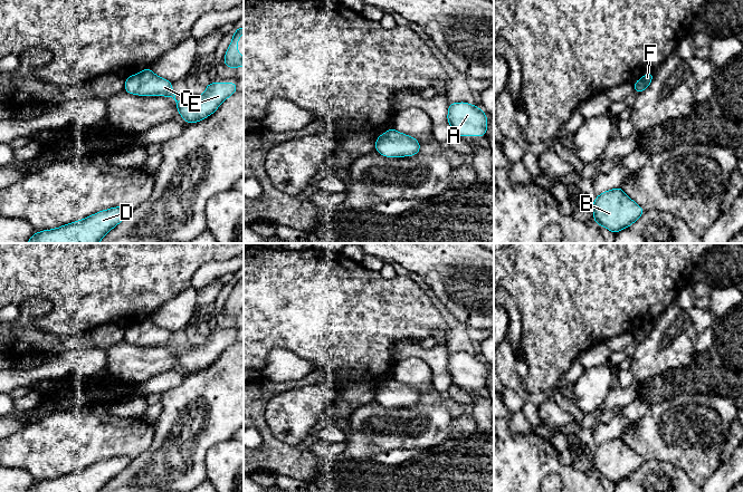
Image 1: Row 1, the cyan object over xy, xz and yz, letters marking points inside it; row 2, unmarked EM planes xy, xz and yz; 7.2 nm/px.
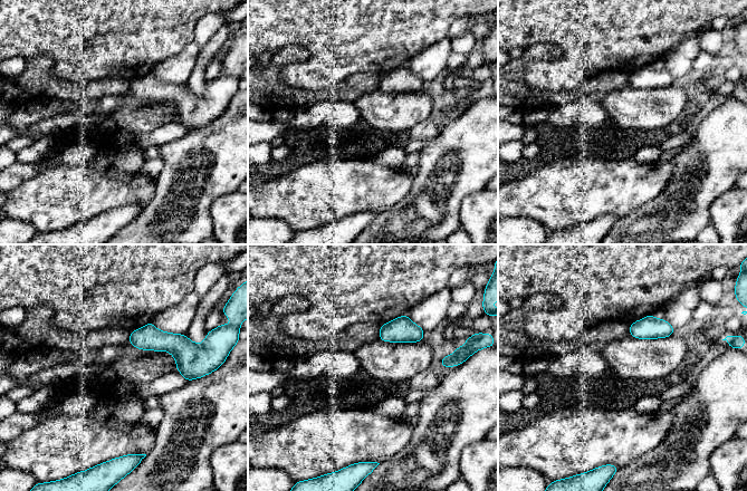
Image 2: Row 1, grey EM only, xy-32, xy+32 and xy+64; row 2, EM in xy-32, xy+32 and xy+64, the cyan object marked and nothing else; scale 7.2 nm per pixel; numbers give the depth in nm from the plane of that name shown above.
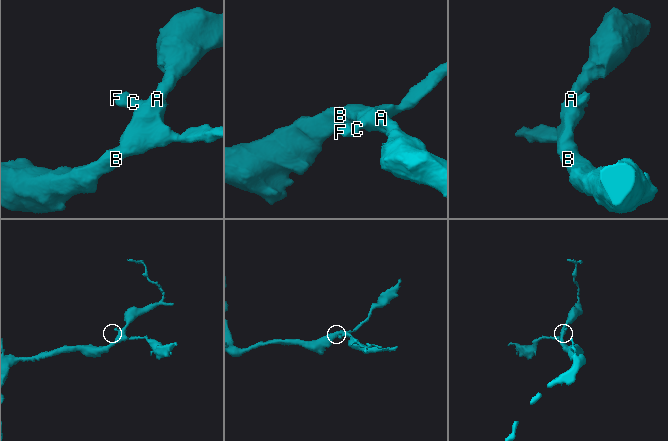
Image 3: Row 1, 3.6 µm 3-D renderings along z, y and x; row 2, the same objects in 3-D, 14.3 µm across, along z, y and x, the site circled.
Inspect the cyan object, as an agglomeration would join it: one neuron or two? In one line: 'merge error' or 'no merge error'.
no merge error

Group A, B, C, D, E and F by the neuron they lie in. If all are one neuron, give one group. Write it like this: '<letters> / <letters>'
A B C D E F

